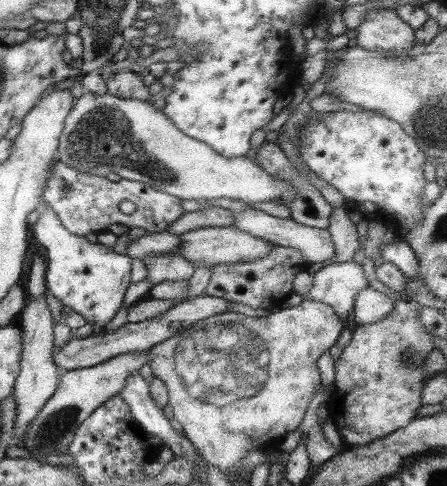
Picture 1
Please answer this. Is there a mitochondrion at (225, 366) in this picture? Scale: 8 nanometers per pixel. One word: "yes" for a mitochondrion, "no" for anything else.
yes

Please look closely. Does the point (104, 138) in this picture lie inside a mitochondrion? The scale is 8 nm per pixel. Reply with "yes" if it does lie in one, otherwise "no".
yes

